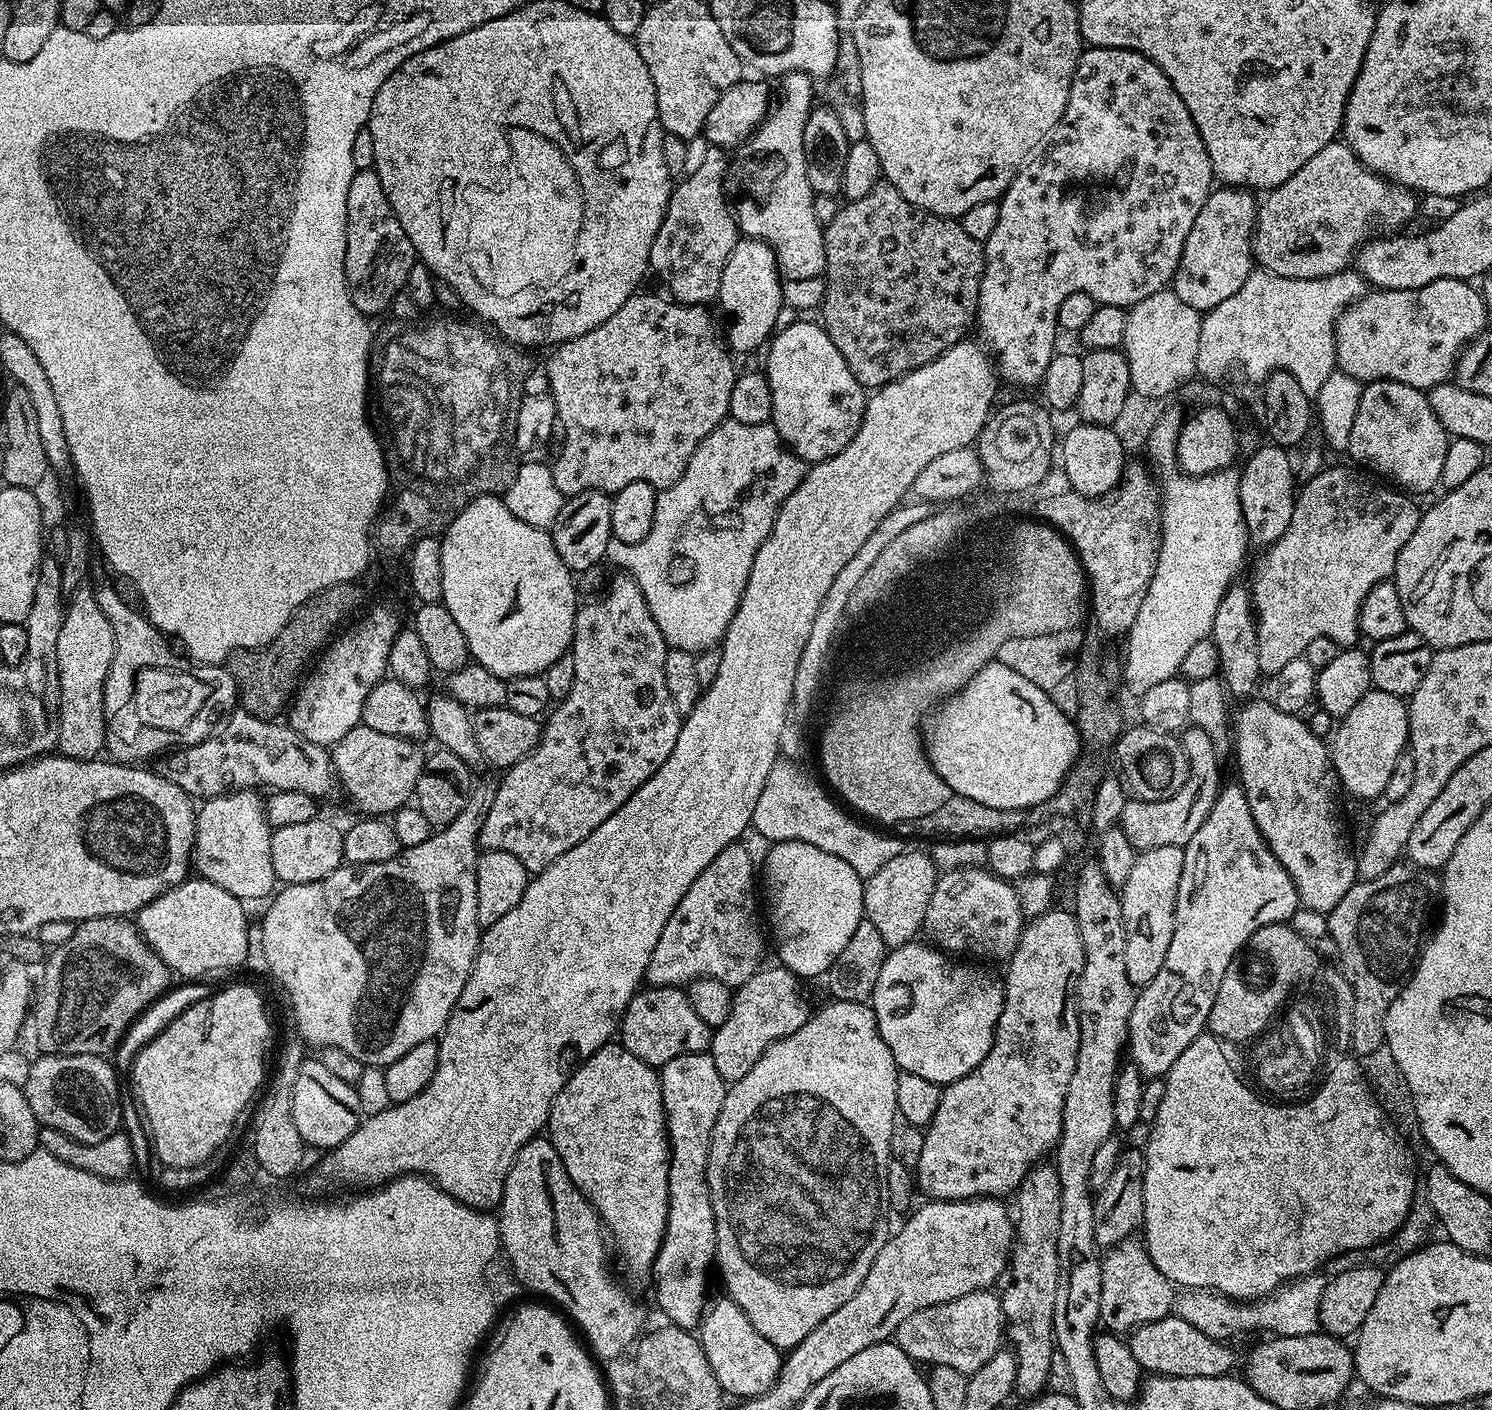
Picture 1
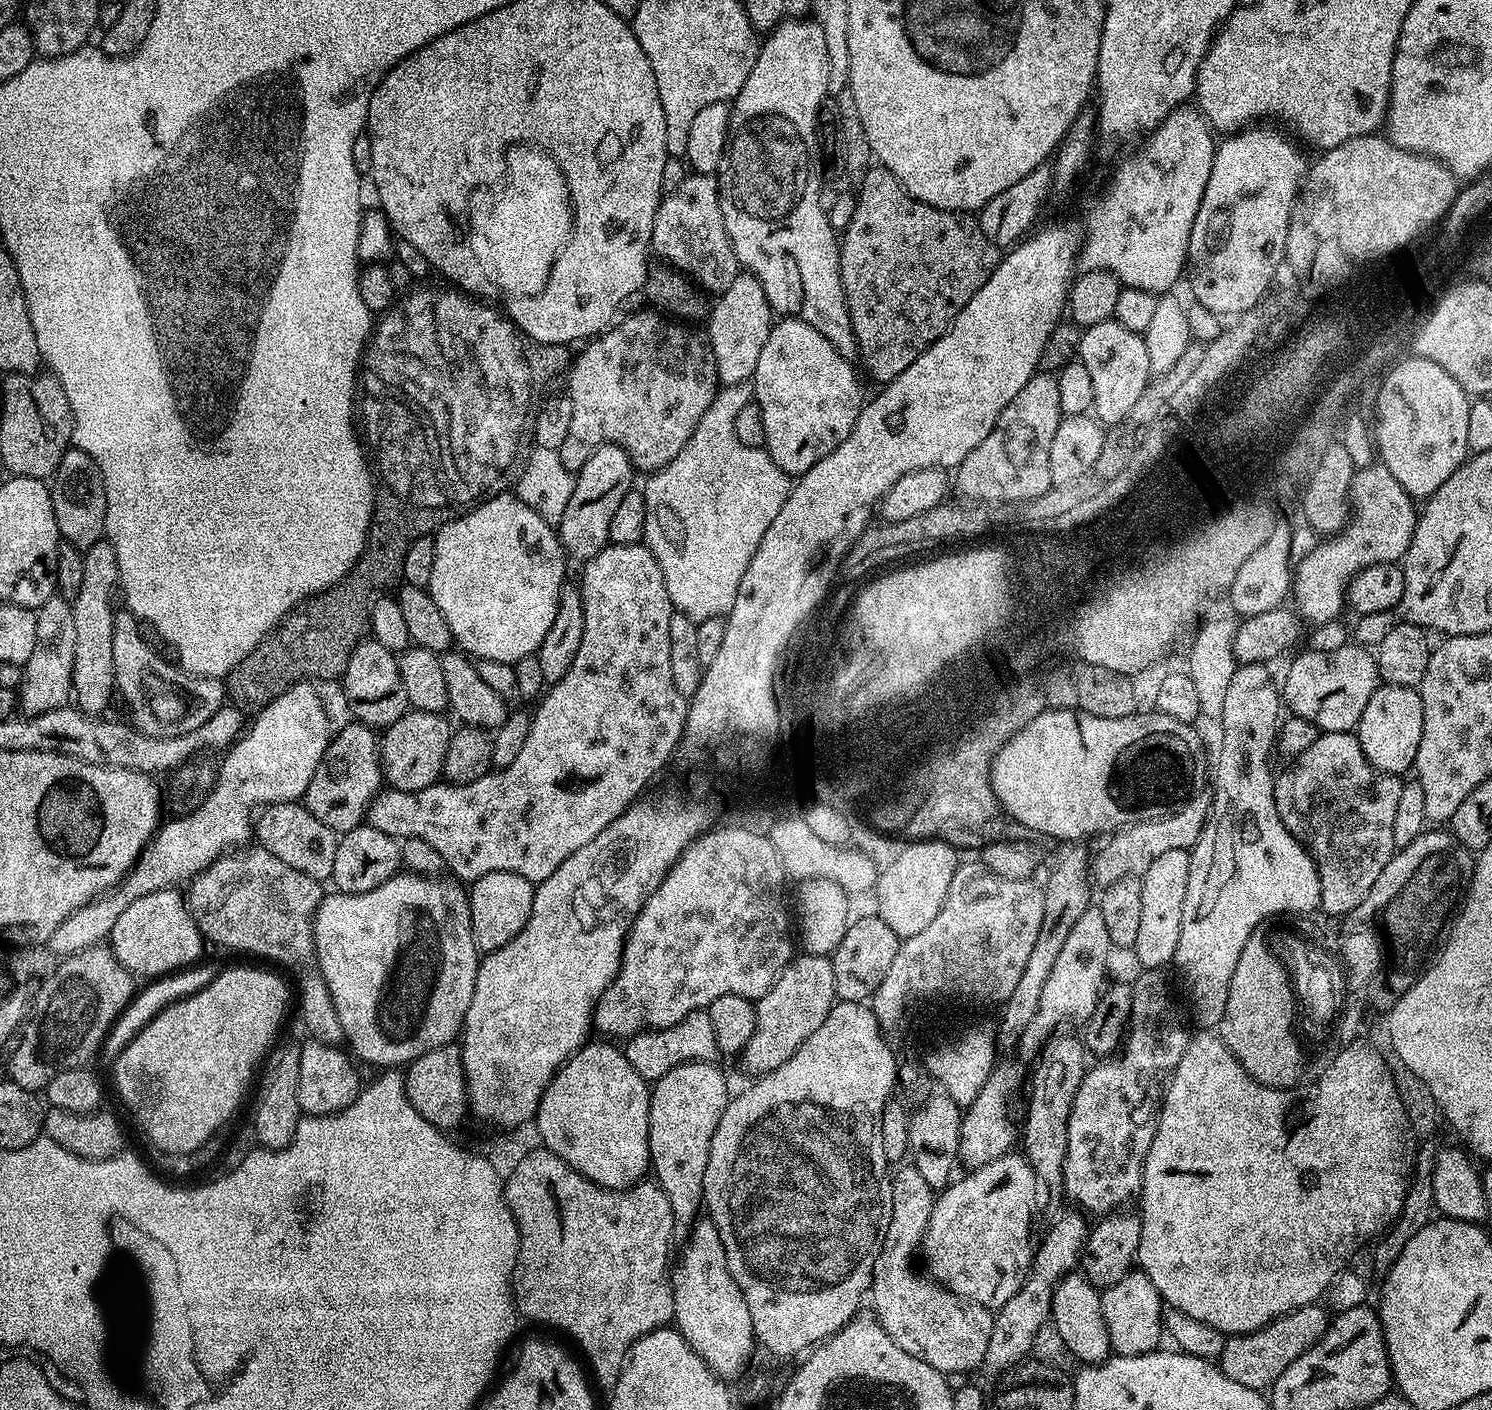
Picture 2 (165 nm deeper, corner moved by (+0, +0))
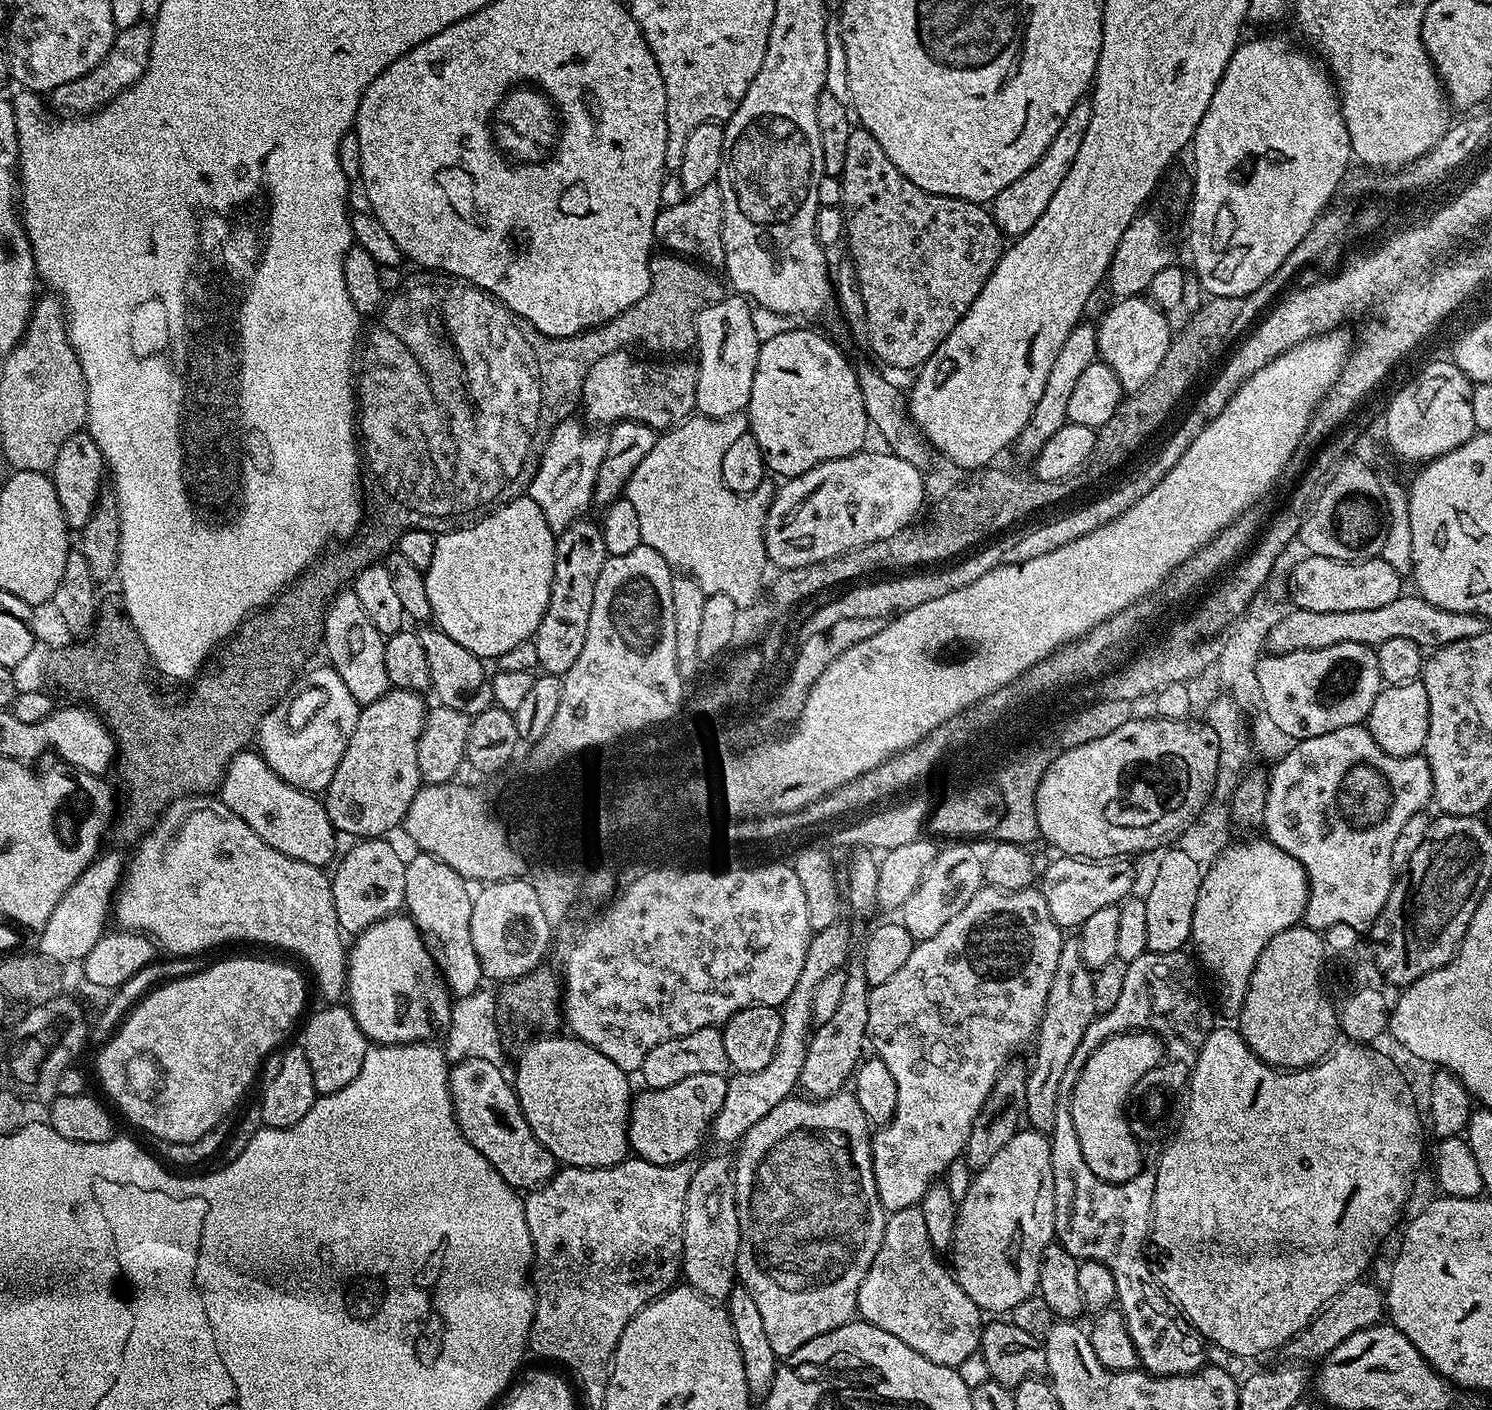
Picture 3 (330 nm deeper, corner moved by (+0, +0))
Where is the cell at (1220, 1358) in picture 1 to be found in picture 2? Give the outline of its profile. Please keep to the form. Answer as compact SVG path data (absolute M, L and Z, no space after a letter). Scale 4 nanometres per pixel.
M1319 1303L1307 1304L1305 1308L1296 1308L1276 1320L1271 1320L1257 1332L1243 1332L1241 1336L1228 1336L1224 1342L1224 1351L1218 1357L1218 1367L1226 1374L1226 1378L1239 1382L1242 1386L1250 1386L1257 1390L1271 1389L1272 1383L1282 1374L1282 1370L1286 1370L1286 1366L1290 1366L1290 1362L1294 1362L1294 1358L1306 1354L1310 1346L1314 1346L1326 1335L1329 1323L1329 1309Z

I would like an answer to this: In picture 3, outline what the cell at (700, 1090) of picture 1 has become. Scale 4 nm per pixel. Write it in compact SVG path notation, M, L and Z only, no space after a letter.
M694 1074L694 1078L682 1078L674 1086L650 1088L633 1099L632 1112L628 1116L628 1146L639 1159L655 1164L682 1164L691 1161L692 1155L700 1148L704 1135L709 1135L712 1119L722 1111L722 1102L726 1099L727 1079L718 1074Z

